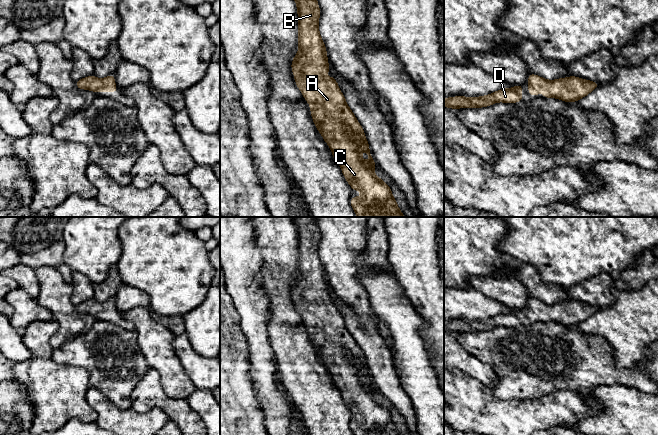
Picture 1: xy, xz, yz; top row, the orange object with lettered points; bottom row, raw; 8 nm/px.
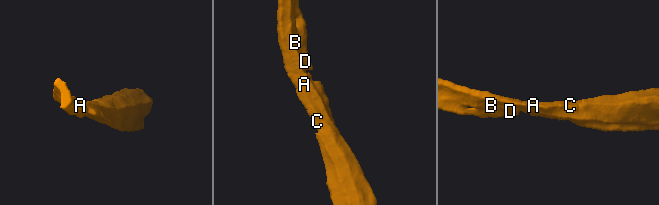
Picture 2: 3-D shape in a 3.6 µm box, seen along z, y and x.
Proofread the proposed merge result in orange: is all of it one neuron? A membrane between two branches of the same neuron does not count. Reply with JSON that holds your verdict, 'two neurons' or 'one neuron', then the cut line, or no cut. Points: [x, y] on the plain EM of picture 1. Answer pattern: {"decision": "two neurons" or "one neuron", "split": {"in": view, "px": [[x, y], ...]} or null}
{"decision": "one neuron", "split": null}

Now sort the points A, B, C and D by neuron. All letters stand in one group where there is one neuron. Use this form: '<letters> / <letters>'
A B C D

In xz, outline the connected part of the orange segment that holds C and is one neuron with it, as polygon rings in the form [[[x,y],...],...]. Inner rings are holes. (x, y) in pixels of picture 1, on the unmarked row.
[[[293,217],[298,235],[299,274],[291,288],[297,311],[311,332],[312,343],[332,374],[336,386],[352,414],[360,415],[362,421],[351,421],[354,435],[400,435],[393,422],[390,411],[376,400],[373,393],[377,390],[370,377],[369,369],[362,350],[346,327],[344,318],[334,301],[326,301],[330,295],[326,272],[320,260],[318,247],[320,233],[315,217]],[[366,375],[370,386],[366,387],[360,376]]]

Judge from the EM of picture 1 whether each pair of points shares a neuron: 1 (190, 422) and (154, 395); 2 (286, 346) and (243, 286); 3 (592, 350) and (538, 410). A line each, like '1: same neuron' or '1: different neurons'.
1: same neuron
2: different neurons
3: different neurons

